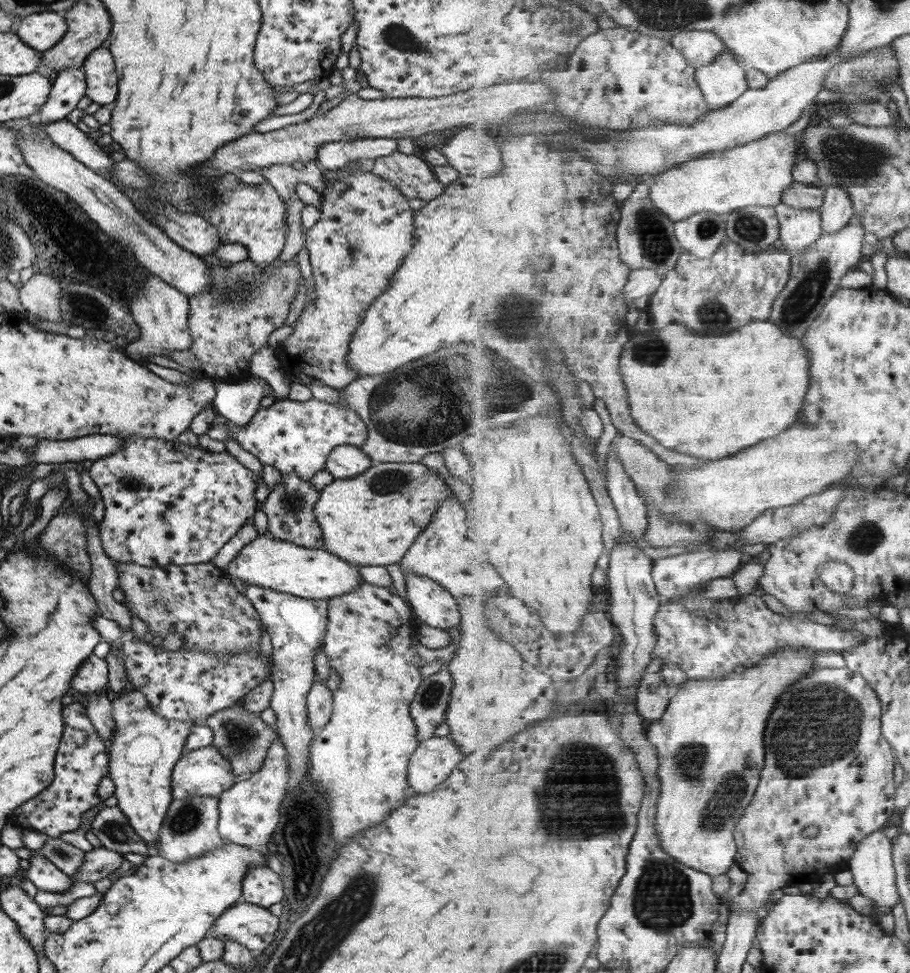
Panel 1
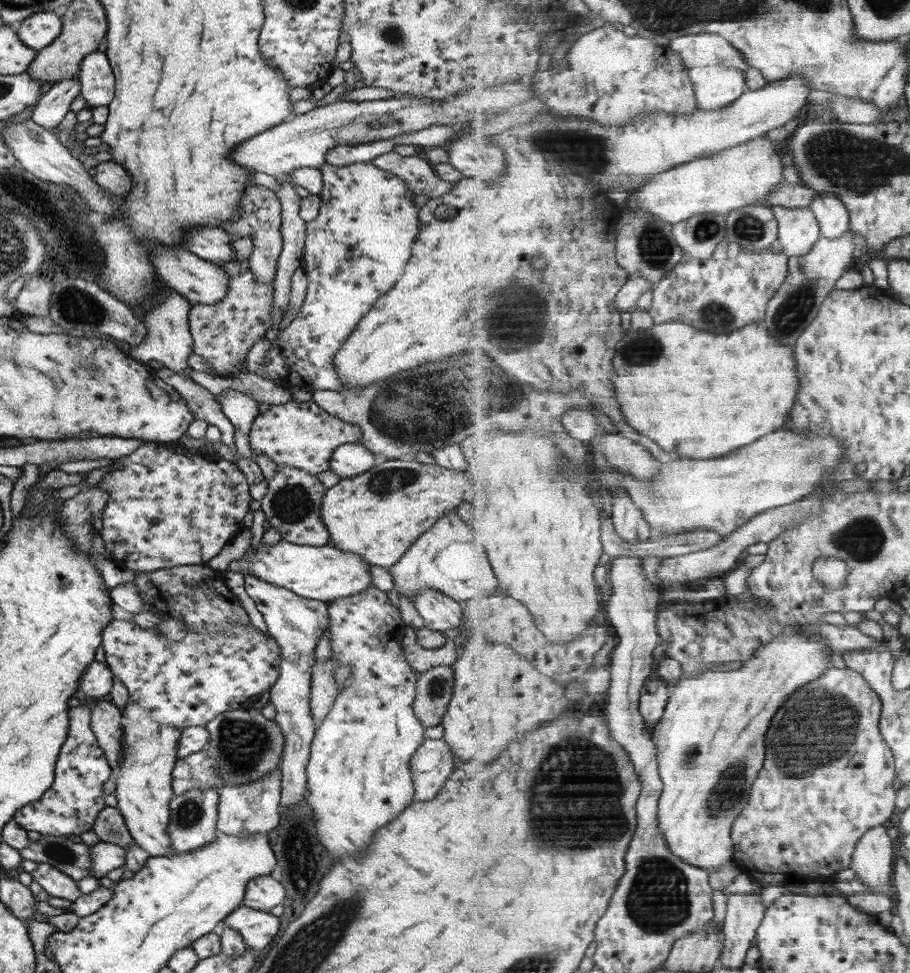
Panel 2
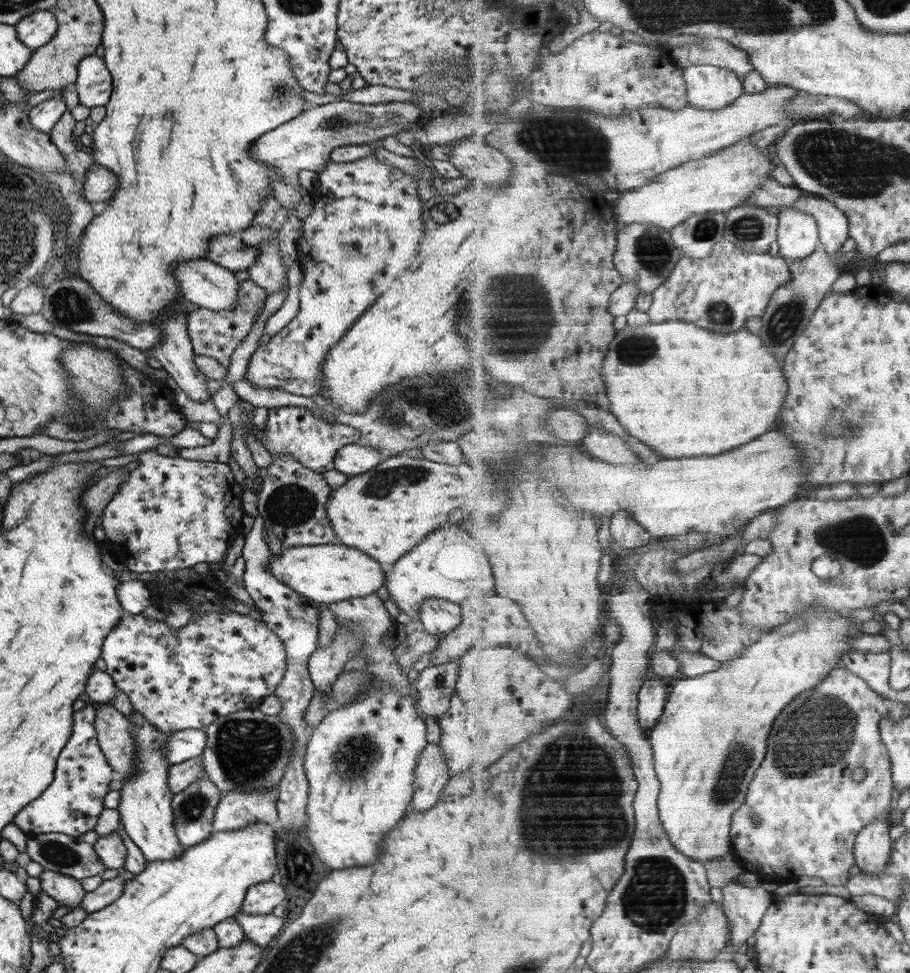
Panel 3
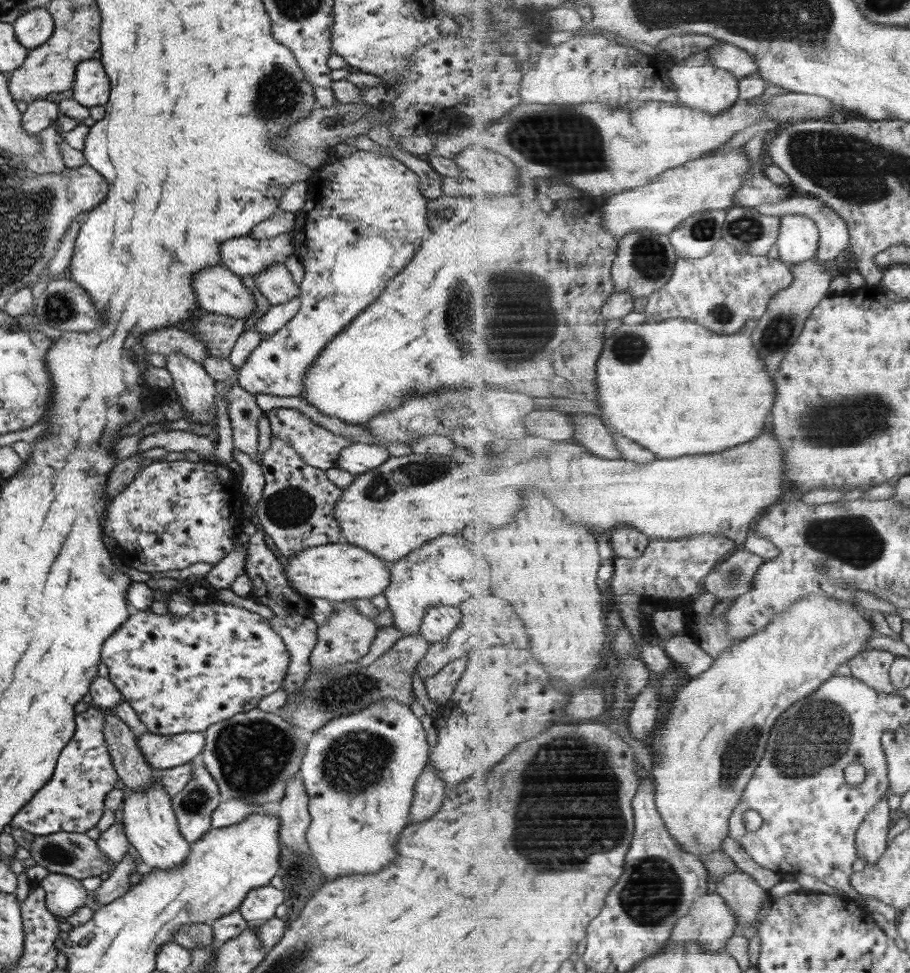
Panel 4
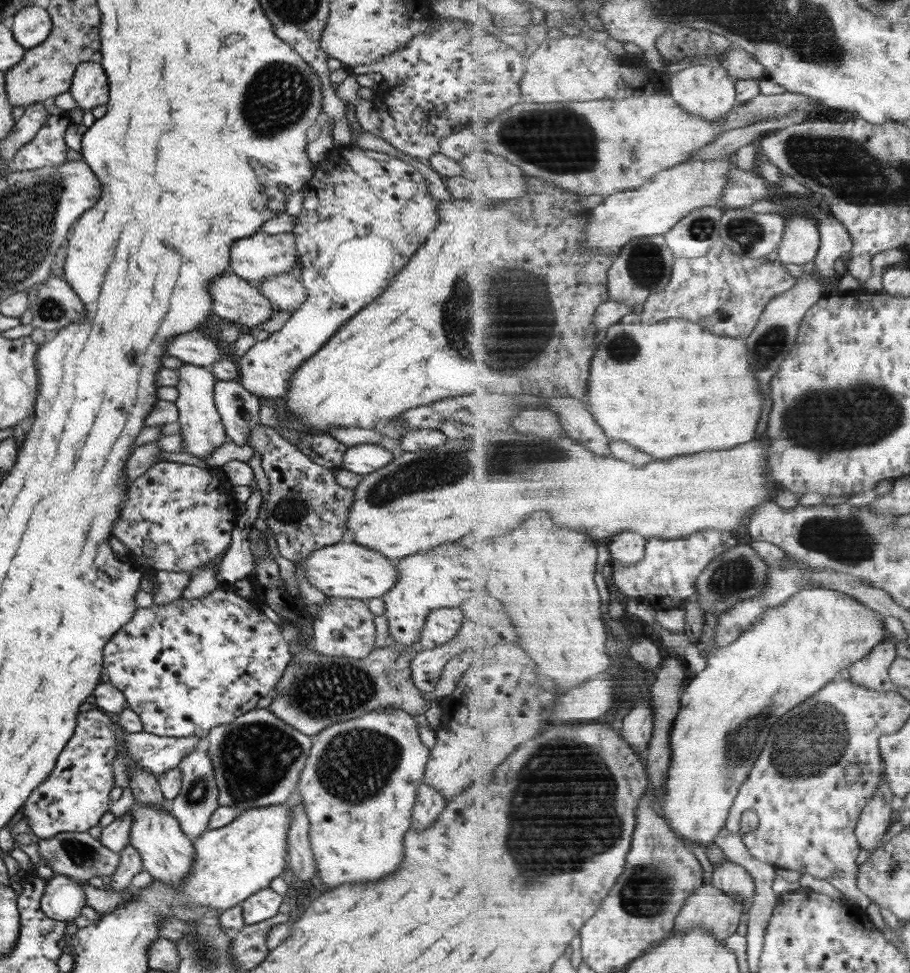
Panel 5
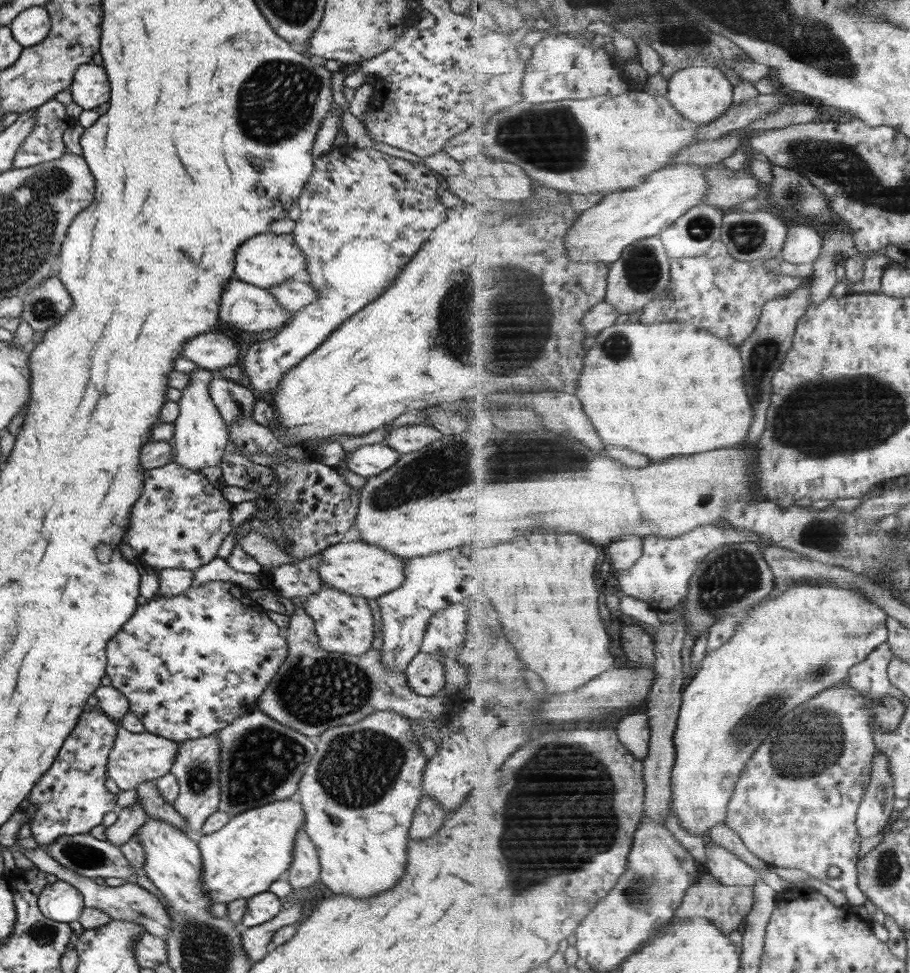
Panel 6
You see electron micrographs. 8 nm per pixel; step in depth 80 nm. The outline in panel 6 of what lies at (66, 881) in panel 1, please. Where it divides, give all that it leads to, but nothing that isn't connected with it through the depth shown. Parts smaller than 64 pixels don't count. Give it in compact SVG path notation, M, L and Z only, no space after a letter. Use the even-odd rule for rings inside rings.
M57 879L38 894L38 909L49 920L75 922L84 907L81 893L67 882Z

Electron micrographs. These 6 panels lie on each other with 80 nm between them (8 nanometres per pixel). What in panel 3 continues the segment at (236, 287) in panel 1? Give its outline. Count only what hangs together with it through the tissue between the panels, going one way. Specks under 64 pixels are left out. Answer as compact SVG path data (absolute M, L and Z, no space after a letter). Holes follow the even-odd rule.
M243 280L238 282L236 303L232 309L209 311L197 307L186 316L187 334L195 355L207 356L216 360L219 364L227 368L229 356L234 348L237 348L249 330L265 302L267 293L257 286L253 281Z

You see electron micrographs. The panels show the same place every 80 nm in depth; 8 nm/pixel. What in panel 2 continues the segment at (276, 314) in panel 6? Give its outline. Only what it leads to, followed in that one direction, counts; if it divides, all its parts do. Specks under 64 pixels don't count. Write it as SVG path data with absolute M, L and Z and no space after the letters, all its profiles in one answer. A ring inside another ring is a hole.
M155 245L149 252L150 263L154 266L156 276L165 286L178 292L187 301L199 304L216 303L224 297L229 276L211 261L206 261L188 252L183 247L162 247Z

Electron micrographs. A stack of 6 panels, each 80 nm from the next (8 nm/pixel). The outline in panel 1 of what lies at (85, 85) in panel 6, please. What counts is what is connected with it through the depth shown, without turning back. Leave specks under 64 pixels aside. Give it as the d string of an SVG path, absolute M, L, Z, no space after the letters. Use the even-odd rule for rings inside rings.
M107 46L89 53L81 67L85 75L85 96L99 106L114 102L117 96L117 77L113 57Z

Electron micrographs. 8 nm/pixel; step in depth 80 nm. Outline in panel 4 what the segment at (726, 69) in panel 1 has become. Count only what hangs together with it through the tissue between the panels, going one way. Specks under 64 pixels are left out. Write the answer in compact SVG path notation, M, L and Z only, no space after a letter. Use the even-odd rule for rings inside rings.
M676 62L670 67L670 75L679 91L679 103L713 116L728 111L740 99L740 79L731 71L715 65L686 66Z

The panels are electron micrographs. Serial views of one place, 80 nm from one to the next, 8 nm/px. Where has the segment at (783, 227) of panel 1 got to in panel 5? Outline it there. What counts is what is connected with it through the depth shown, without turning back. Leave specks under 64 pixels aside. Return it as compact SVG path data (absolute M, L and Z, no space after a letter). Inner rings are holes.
M811 216L787 217L778 260L784 264L807 264L816 261L821 235L818 223Z

